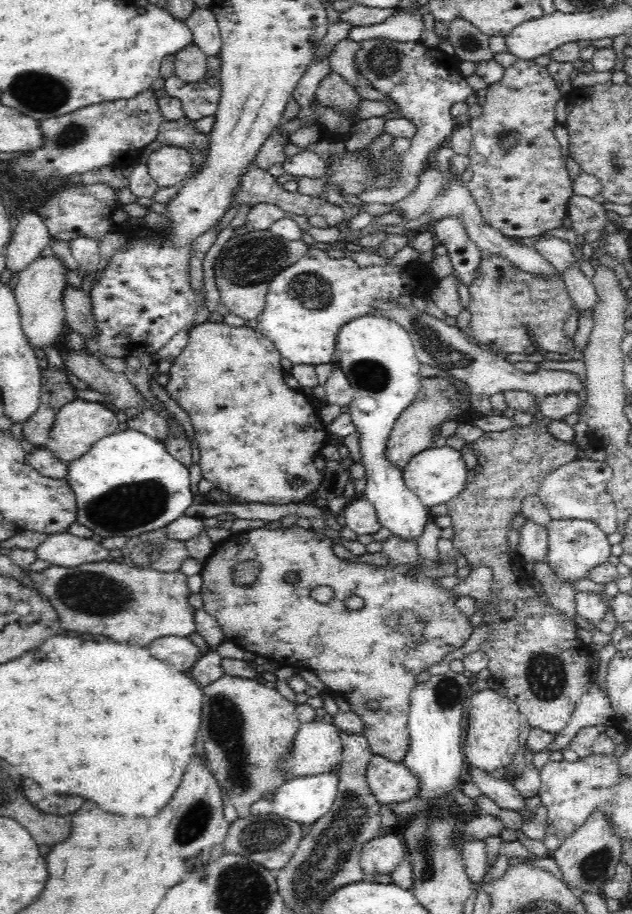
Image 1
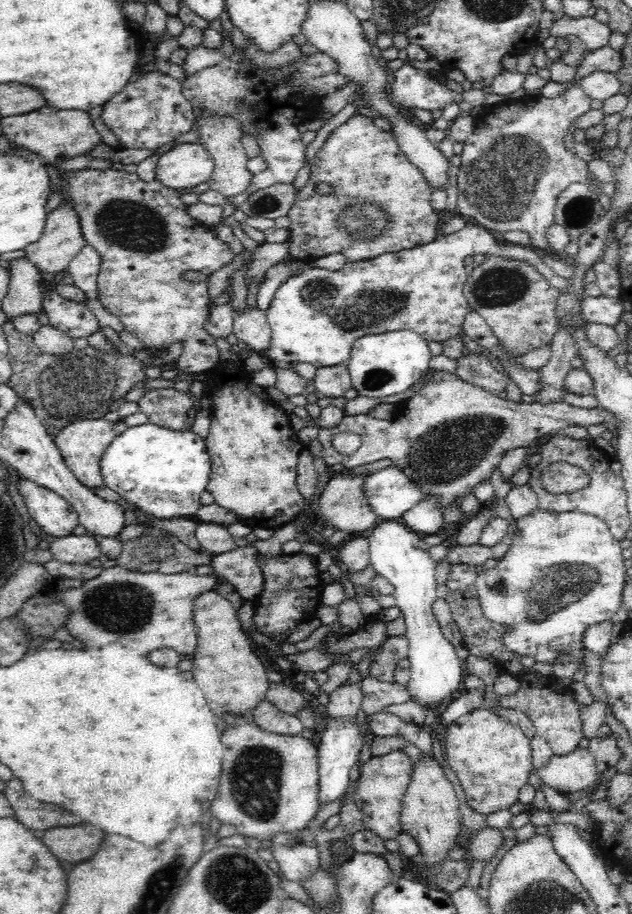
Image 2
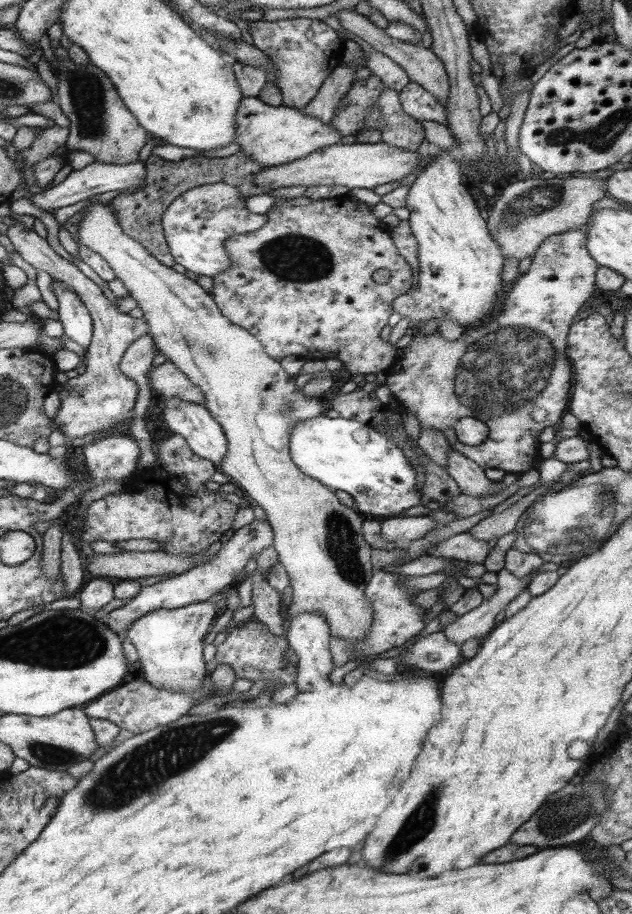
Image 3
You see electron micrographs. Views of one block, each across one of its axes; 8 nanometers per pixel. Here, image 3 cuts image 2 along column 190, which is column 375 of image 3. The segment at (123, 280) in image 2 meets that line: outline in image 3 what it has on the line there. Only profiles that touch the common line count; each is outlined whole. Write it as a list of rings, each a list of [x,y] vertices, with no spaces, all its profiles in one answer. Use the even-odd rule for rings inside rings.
[[[337,196],[337,198],[329,198],[329,200],[313,200],[311,204],[307,206],[285,206],[285,208],[279,208],[279,206],[273,206],[267,214],[267,224],[263,224],[261,230],[255,230],[253,234],[241,234],[241,236],[231,236],[227,242],[225,242],[225,252],[229,256],[229,270],[225,272],[219,272],[219,276],[213,278],[213,288],[211,288],[211,296],[215,300],[215,304],[219,306],[221,314],[231,320],[235,326],[241,326],[243,330],[251,332],[265,348],[265,352],[279,360],[285,358],[285,356],[299,356],[303,362],[309,362],[309,360],[327,360],[327,358],[335,358],[341,362],[341,366],[351,374],[351,376],[377,376],[379,372],[383,372],[385,368],[389,368],[393,362],[395,362],[395,356],[397,356],[397,348],[393,348],[389,342],[381,340],[379,338],[379,332],[381,328],[387,324],[387,318],[389,314],[393,312],[391,310],[391,302],[401,296],[401,294],[407,294],[411,288],[413,288],[413,280],[411,280],[411,268],[409,264],[405,262],[405,258],[397,252],[395,244],[391,242],[389,238],[389,228],[383,224],[383,222],[377,222],[371,212],[369,212],[369,206],[357,202],[357,200],[349,200],[349,196]],[[379,268],[385,268],[391,272],[391,278],[385,282],[385,284],[377,284],[371,280],[371,274]]]

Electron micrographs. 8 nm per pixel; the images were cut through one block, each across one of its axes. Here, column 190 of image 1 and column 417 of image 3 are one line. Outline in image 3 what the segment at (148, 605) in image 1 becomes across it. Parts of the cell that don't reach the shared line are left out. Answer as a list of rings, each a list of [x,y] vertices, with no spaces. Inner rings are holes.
[[[373,572],[369,584],[367,584],[367,600],[371,602],[371,610],[373,610],[373,622],[371,622],[371,630],[367,632],[367,638],[361,640],[359,644],[347,644],[345,638],[341,636],[331,636],[331,654],[333,654],[333,662],[335,666],[343,666],[345,662],[349,662],[355,656],[369,656],[369,654],[383,654],[389,652],[391,648],[399,648],[403,646],[411,636],[419,634],[425,624],[427,624],[427,608],[421,608],[417,604],[411,602],[411,598],[415,596],[413,592],[401,590],[397,586],[395,580],[397,574],[389,574],[389,572]]]

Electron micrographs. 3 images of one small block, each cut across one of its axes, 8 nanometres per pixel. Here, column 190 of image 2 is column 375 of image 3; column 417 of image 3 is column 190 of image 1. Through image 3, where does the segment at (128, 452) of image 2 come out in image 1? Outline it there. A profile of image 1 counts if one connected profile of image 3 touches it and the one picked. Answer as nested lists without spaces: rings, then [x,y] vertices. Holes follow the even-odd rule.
[[[134,430],[116,432],[98,440],[88,454],[68,464],[64,480],[76,494],[78,524],[88,526],[102,538],[132,538],[166,528],[176,522],[176,518],[182,518],[194,500],[188,468],[176,460],[160,440],[150,440]]]

